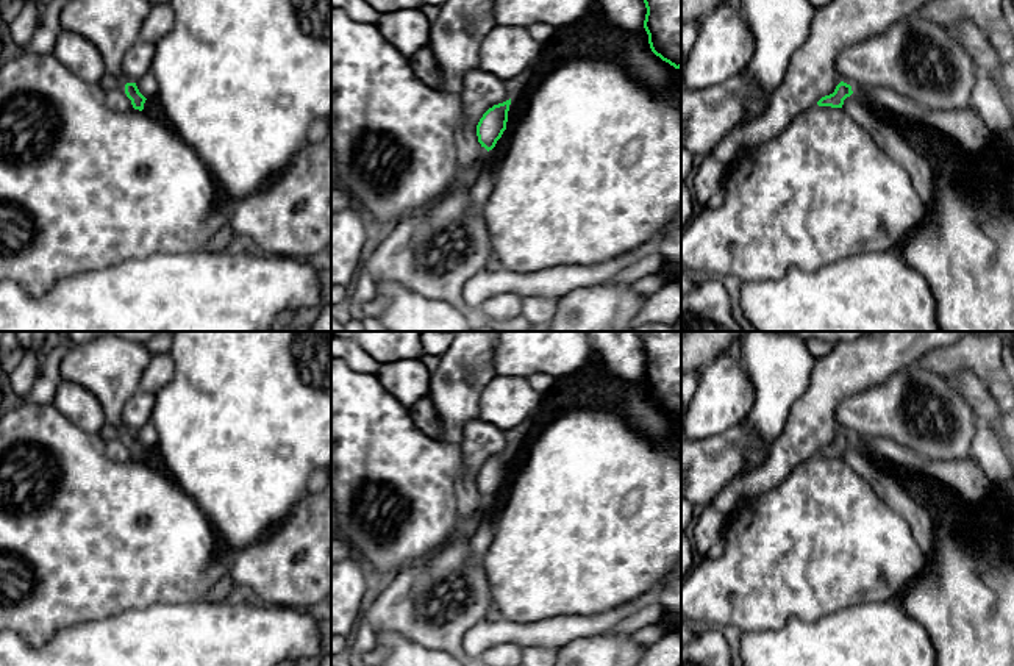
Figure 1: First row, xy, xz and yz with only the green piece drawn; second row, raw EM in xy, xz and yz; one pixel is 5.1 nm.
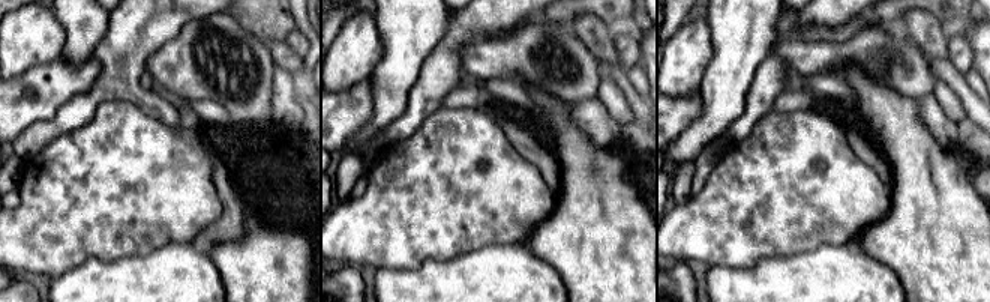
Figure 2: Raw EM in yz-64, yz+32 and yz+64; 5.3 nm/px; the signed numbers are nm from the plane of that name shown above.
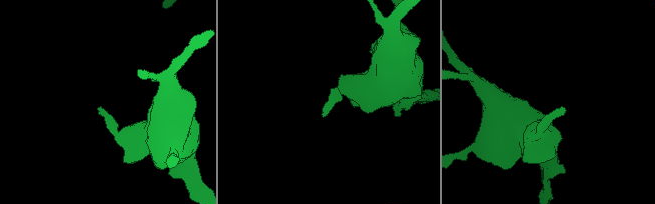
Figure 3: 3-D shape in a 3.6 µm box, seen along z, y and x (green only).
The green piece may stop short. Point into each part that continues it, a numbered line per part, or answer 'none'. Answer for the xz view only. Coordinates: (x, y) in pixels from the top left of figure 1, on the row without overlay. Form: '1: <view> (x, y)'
none

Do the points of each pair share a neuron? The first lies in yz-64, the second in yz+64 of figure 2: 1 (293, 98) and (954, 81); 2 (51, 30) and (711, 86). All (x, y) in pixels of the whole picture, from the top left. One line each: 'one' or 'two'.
1: two
2: two

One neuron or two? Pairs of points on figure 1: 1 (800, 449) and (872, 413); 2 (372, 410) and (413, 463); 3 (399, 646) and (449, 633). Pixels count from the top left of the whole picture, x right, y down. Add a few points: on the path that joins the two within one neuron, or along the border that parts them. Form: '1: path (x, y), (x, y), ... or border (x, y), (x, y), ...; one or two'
1: border (853, 394), (836, 408), (842, 430); two
2: path (372, 422), (400, 451); one
3: border (377, 633), (399, 633), (435, 649); two

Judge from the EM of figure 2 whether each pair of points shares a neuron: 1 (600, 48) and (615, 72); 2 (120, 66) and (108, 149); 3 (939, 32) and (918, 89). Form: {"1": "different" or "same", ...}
{"1": "different", "2": "different", "3": "different"}

